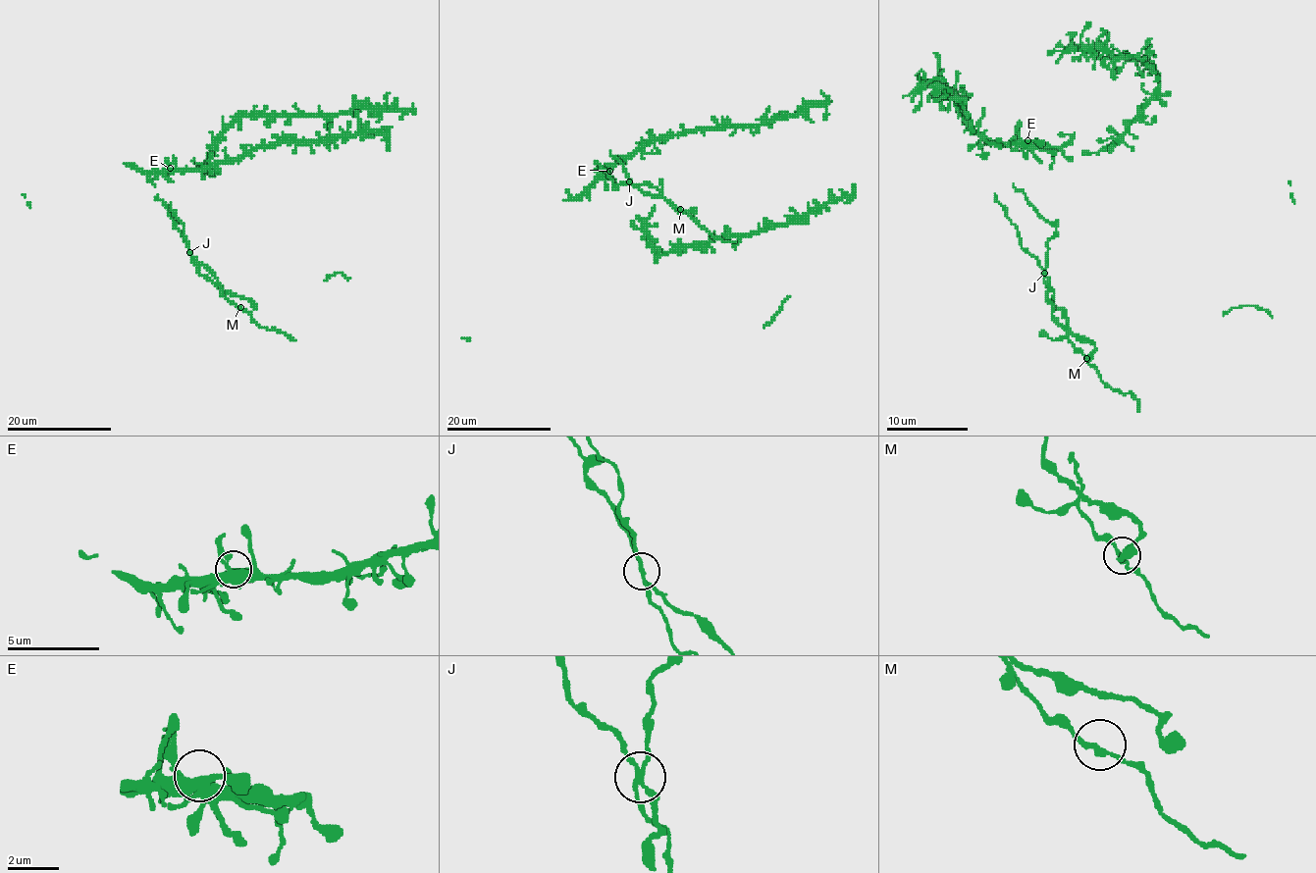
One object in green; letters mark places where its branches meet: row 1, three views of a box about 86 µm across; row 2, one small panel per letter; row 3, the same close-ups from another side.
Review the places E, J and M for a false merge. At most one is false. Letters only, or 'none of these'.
J

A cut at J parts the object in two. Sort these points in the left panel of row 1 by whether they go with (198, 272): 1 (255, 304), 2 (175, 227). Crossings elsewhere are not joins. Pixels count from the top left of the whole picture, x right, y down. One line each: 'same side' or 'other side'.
1: other side
2: other side

